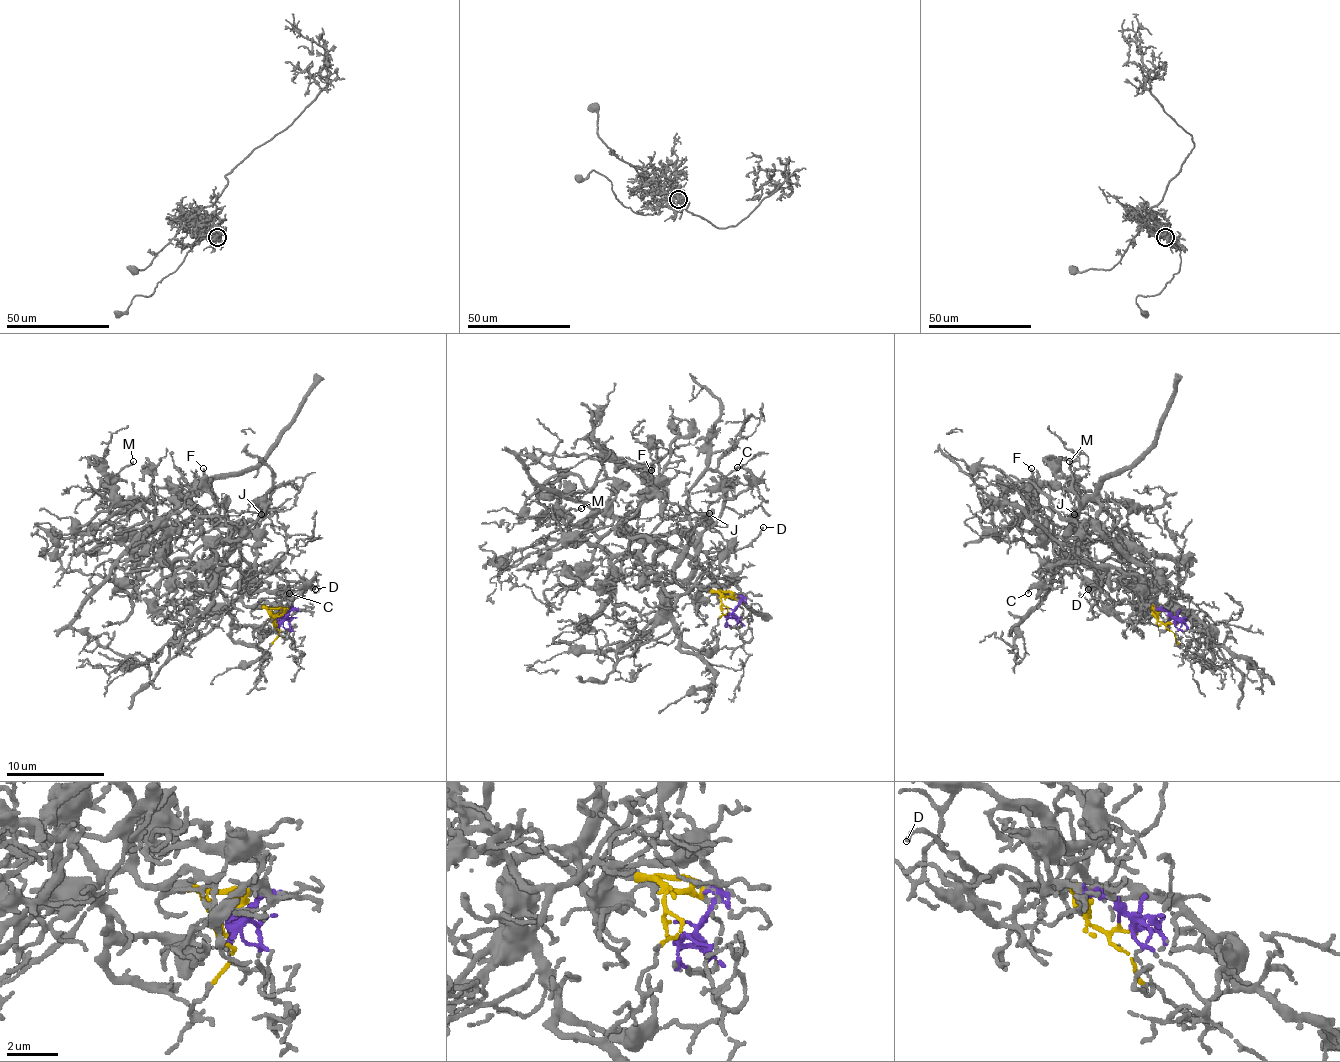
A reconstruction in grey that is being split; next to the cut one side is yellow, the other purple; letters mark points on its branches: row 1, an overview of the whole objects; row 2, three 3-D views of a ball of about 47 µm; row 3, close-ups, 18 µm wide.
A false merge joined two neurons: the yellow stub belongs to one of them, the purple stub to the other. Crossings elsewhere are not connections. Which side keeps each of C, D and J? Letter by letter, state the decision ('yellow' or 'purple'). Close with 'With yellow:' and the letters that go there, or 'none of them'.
C: yellow
D: yellow
J: yellow
With yellow: C, D, J

